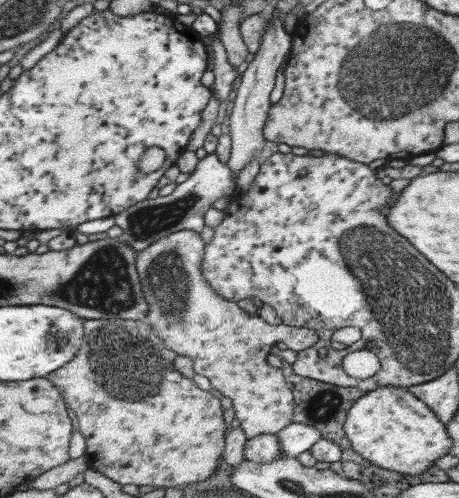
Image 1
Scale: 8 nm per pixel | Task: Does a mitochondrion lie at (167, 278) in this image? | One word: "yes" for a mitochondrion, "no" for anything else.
yes

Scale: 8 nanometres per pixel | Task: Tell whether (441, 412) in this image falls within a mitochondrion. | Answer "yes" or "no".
no

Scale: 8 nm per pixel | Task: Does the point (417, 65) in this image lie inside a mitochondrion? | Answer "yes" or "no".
yes

